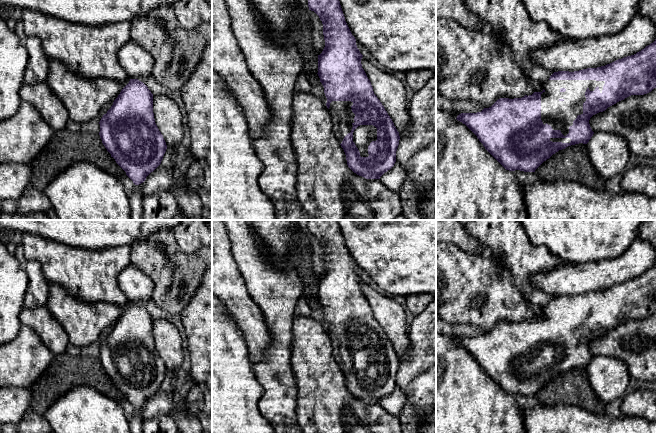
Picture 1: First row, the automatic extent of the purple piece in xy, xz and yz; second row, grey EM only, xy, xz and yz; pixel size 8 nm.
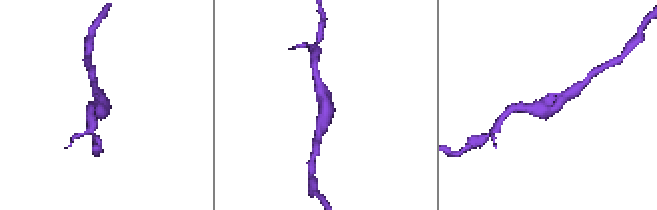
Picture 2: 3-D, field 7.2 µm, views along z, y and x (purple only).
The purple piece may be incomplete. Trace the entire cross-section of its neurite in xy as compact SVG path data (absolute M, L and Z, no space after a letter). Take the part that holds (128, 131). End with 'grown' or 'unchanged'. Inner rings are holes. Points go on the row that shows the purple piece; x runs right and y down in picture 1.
M130 79L99 124L103 145L135 185L143 183L161 164L167 145L155 123L153 94L143 82Z; unchanged

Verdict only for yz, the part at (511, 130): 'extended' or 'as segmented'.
extended

